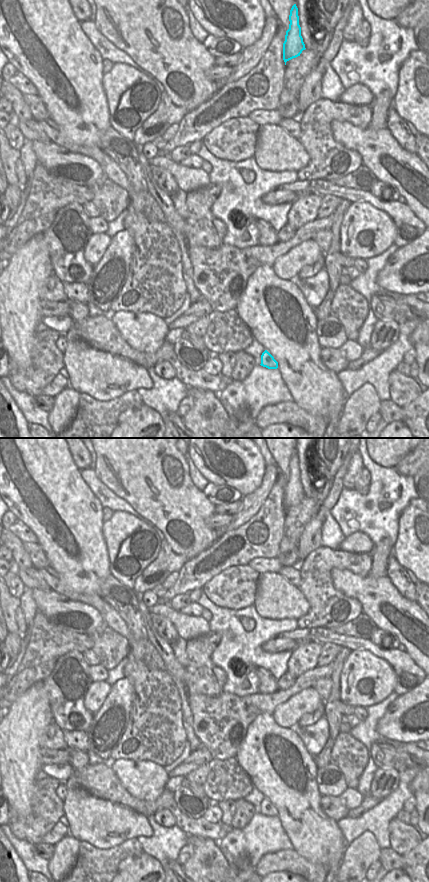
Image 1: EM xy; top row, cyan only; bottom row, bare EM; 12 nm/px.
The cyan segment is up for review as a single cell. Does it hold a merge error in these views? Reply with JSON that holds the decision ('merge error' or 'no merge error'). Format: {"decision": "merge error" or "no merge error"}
{"decision": "no merge error"}

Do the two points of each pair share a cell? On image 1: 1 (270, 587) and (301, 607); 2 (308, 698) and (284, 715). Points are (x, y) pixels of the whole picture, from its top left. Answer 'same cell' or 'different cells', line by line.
1: same cell
2: same cell

